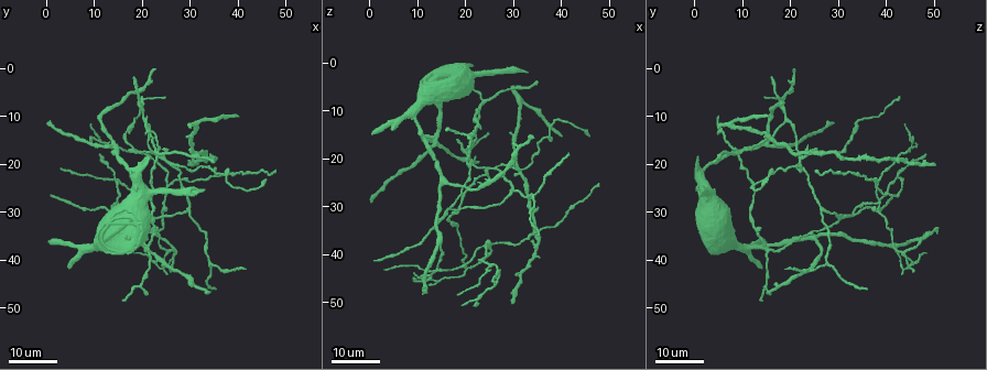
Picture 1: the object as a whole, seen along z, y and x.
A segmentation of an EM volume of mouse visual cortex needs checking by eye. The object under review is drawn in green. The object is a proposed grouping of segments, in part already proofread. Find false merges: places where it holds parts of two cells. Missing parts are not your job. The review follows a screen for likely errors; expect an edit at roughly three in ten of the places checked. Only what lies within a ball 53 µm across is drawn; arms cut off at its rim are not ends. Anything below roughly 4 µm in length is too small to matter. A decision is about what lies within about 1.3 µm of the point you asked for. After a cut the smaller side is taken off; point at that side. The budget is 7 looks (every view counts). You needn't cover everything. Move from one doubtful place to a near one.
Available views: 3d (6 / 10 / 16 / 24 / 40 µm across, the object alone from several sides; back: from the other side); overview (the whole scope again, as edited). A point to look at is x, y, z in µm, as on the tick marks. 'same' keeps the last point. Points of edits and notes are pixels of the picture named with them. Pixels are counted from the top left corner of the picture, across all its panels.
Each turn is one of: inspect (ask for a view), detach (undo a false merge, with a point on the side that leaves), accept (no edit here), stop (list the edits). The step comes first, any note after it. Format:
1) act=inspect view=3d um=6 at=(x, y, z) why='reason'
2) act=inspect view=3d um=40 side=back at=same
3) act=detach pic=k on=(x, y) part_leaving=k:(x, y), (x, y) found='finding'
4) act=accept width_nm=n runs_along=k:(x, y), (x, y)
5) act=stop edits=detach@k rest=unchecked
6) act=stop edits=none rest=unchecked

act=inspect view=3d um=16 at=(26.0, 38.0, 42.5) why='two arms in line, one across'

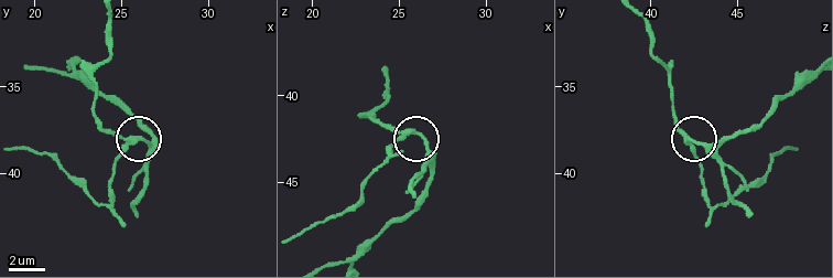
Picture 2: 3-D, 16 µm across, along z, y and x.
act=inspect view=3d um=6 at=(25.5, 38.2, 42.1)

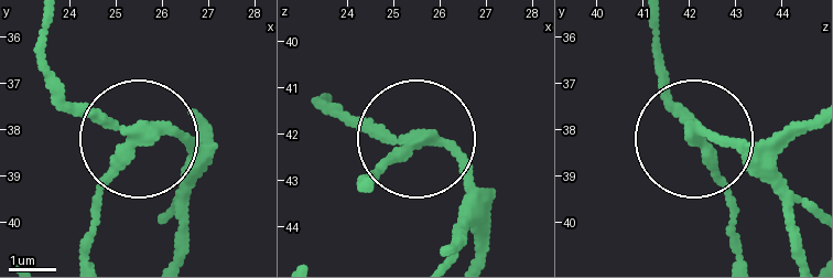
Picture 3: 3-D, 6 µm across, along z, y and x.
act=detach pic=3 on=(98, 192) part_leaving=3:(131, 140), (99, 195), (88, 255) found='two cells meet here'

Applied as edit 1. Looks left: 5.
act=inspect view=overview

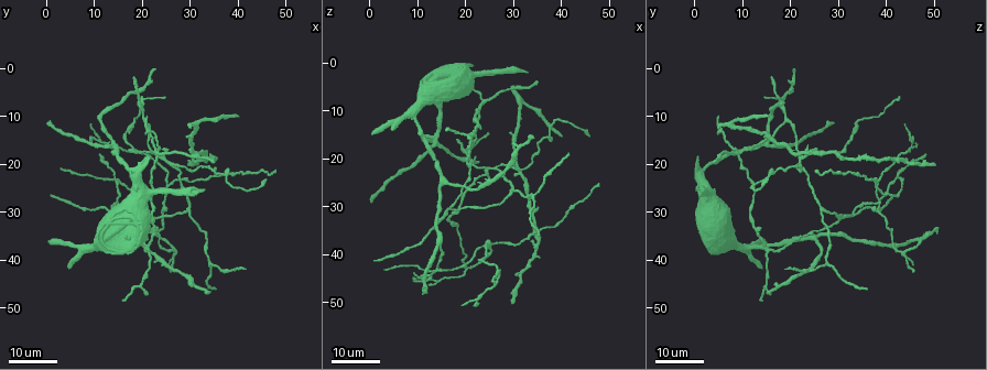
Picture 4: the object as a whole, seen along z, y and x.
act=inspect view=3d um=16 at=(14.0, 23.0, 42.0)

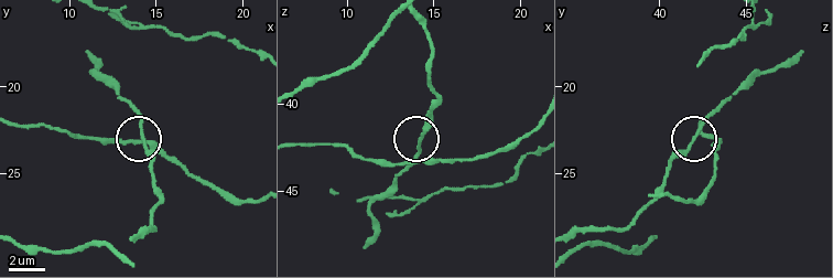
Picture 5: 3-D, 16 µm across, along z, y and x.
act=inspect view=3d um=10 at=(14.2, 23.0, 42.1)

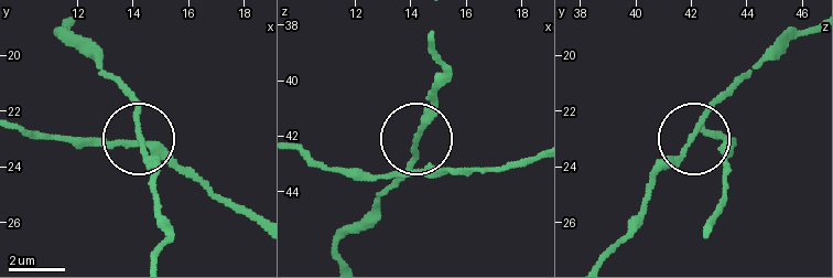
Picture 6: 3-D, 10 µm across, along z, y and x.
act=accept runs_along=6:(157, 254), (163, 232), (157, 168), (138, 140), (128, 85) found='continuous, no second cell'

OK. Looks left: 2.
act=inspect view=3d um=16 at=(21.0, 38.0, 16.0) why='branch point'

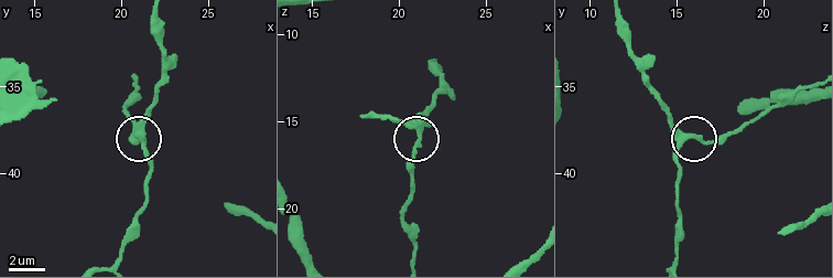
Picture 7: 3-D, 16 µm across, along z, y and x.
act=inspect view=3d um=10 at=(21.2, 38.0, 15.7)

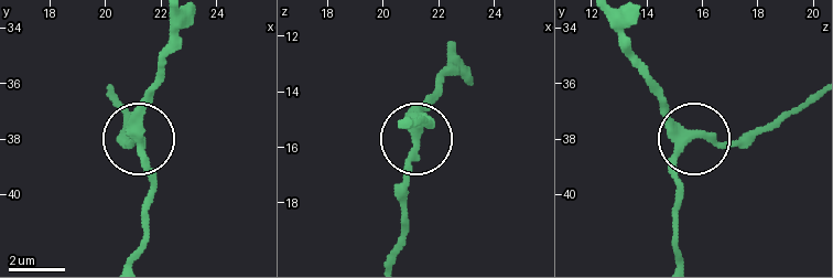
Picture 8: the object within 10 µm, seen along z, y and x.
act=accept runs_along=8:(609, 21), (631, 64), (690, 136), (673, 171), (673, 218) found='continuous, no second cell'

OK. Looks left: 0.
act=stop edits=detach@3 rest=unchecked

